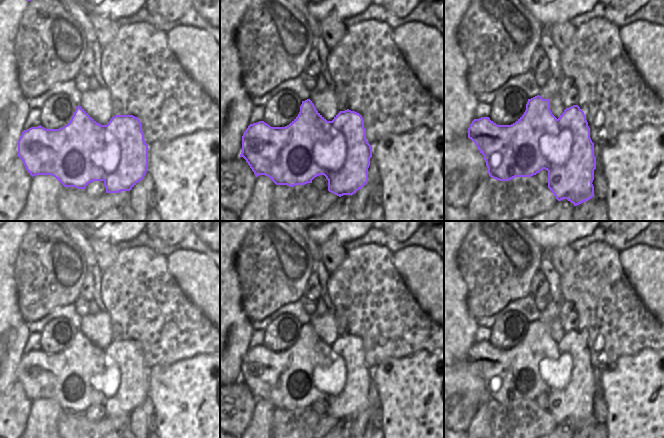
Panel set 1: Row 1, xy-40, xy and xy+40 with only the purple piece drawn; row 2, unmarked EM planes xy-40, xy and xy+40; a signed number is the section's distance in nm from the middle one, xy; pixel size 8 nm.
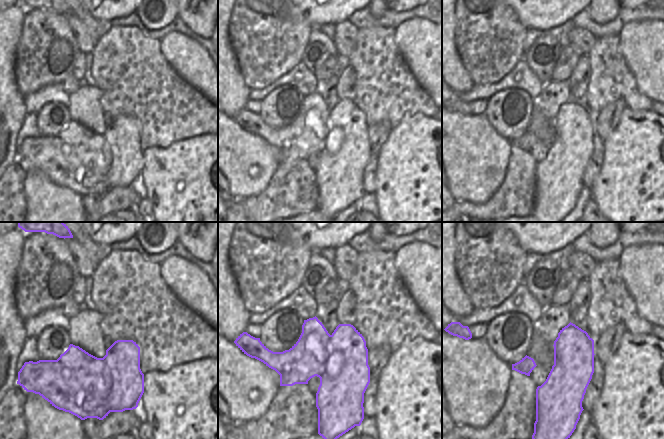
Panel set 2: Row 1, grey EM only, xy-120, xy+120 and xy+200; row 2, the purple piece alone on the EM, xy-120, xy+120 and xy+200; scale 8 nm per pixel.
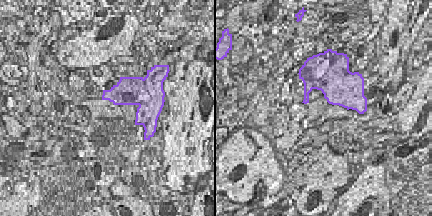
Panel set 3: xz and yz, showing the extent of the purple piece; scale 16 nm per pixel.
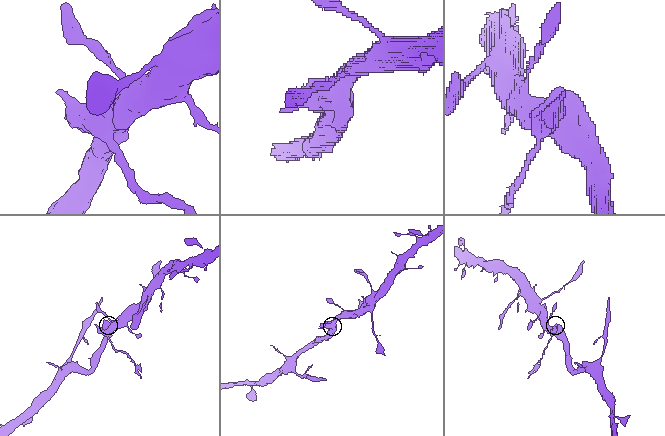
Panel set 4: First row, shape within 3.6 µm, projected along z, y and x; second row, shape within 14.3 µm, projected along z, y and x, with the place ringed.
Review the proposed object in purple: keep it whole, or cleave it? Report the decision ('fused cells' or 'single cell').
fused cells

